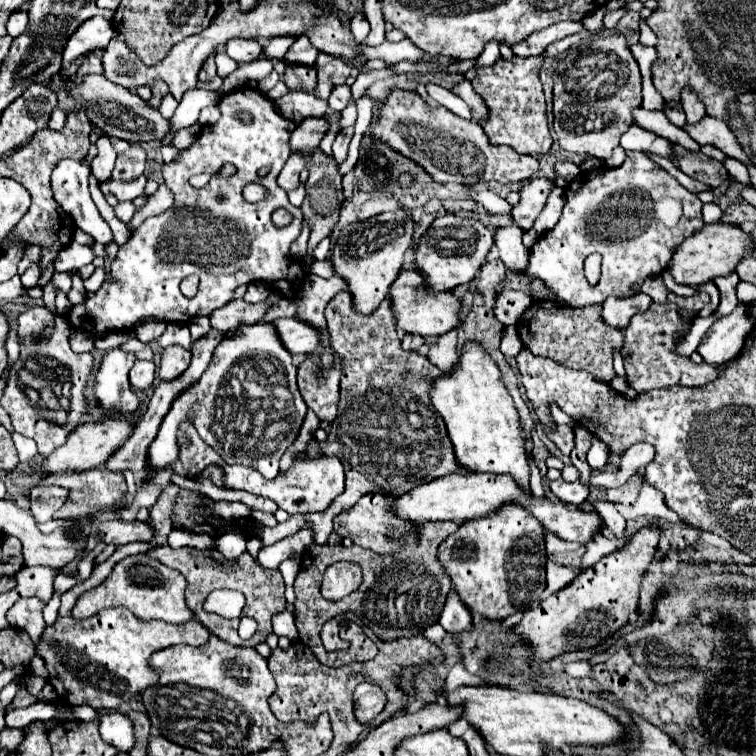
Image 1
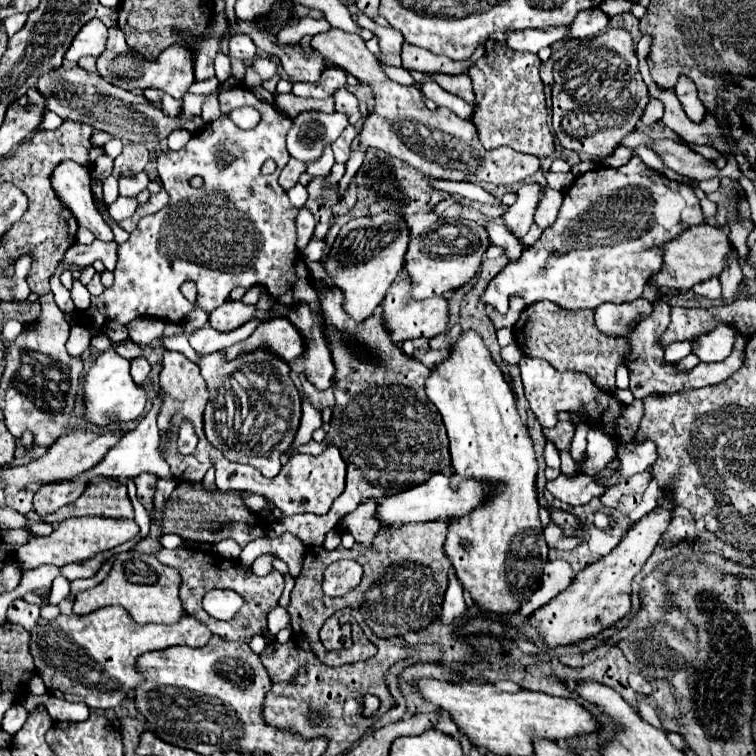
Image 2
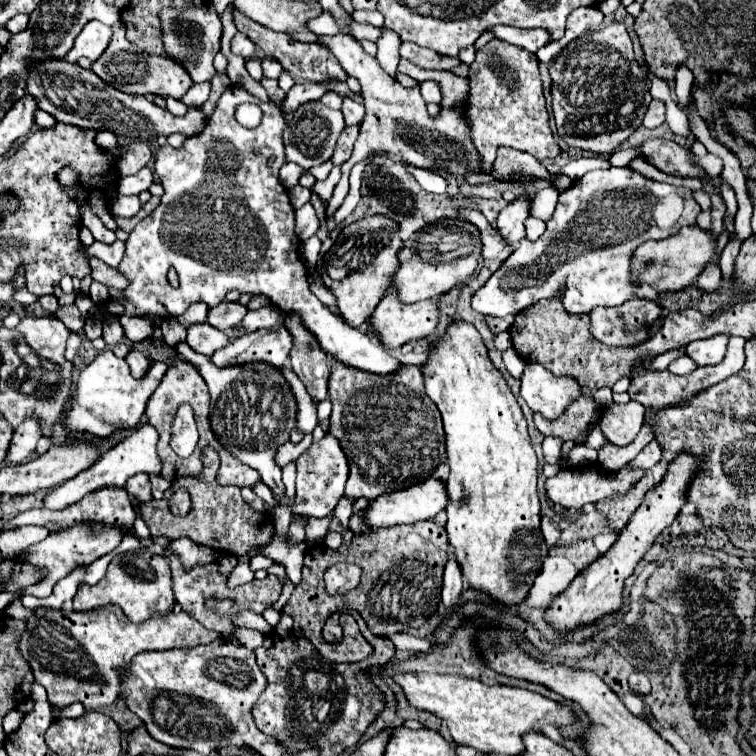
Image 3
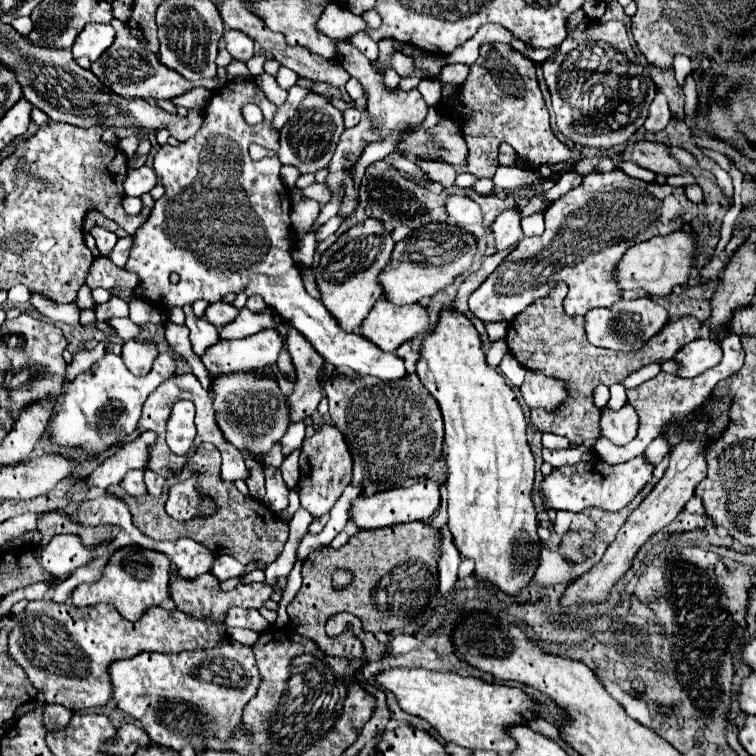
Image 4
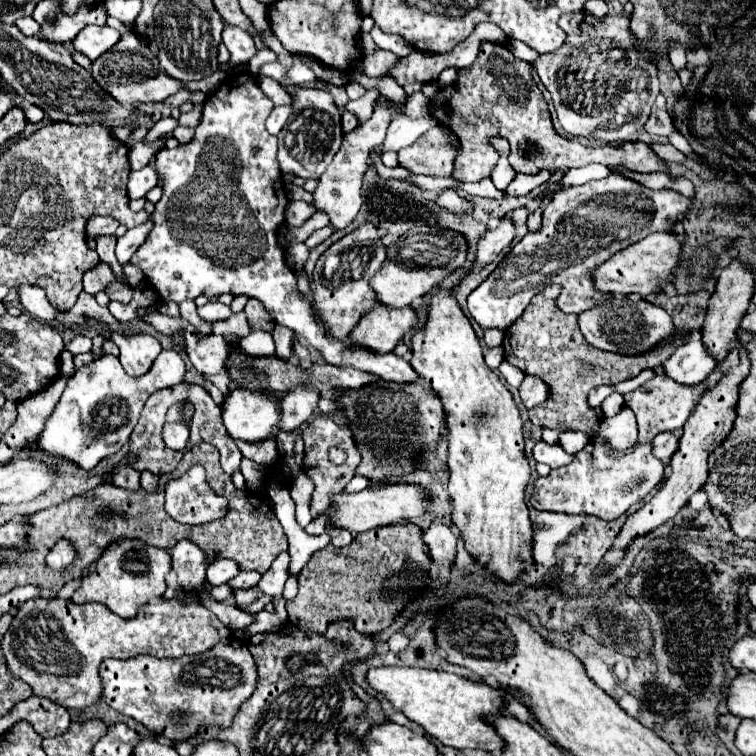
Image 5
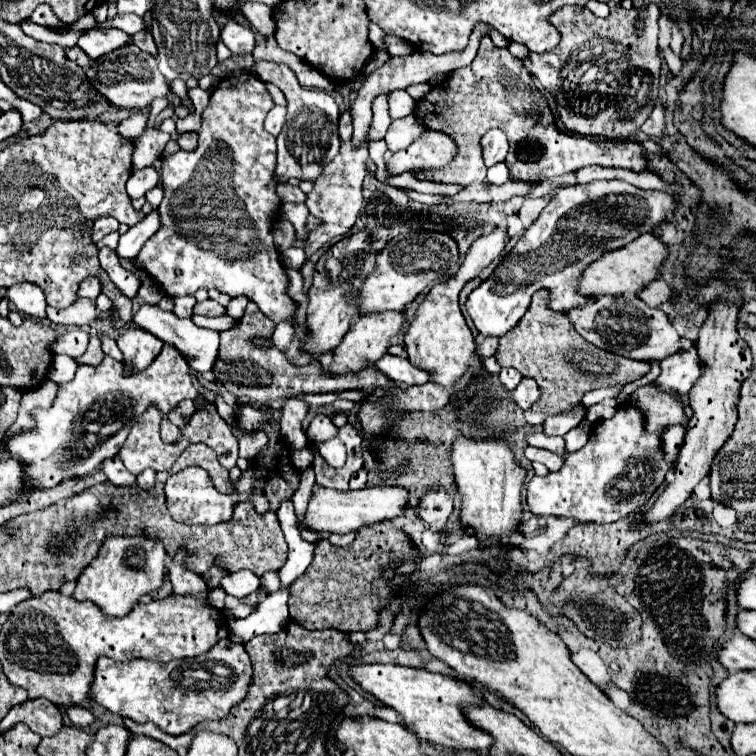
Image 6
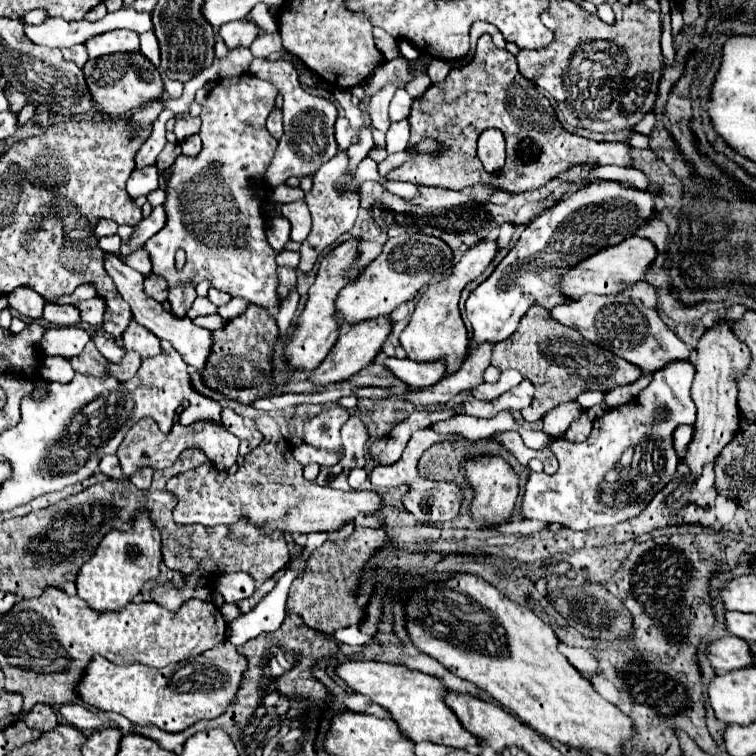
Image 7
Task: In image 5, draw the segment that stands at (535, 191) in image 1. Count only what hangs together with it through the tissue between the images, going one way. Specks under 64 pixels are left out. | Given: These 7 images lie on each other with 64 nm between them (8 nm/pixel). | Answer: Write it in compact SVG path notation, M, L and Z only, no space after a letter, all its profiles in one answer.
M506 216L500 220L500 224L492 230L488 230L480 242L478 242L478 250L476 250L476 262L472 270L480 270L482 266L486 266L488 262L492 262L504 248L510 246L510 242L516 238L516 228L514 222Z

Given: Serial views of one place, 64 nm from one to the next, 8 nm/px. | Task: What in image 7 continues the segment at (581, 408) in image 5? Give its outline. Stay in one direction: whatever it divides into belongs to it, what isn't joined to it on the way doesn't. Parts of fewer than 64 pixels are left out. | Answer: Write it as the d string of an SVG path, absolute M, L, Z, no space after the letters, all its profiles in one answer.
M532 304L526 316L520 320L520 328L508 338L494 346L492 364L500 370L516 368L524 378L534 382L534 402L522 410L526 422L542 420L546 412L562 402L576 400L586 390L612 390L616 386L632 384L642 376L642 370L624 358L584 340L574 328L568 328L554 320L548 310Z

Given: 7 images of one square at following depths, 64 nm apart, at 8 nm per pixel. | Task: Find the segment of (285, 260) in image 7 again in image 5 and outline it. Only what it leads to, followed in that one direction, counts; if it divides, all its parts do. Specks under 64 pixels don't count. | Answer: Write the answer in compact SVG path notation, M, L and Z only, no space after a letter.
M304 242L292 244L292 246L288 248L288 262L292 264L292 268L302 270L302 266L304 266L306 260L308 260L308 254L310 254L310 250L308 250L308 246L306 246Z

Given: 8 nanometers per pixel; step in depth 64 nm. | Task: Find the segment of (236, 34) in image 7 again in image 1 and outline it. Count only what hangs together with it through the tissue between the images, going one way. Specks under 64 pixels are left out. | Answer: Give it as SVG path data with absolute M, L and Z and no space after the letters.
M232 38L226 44L226 52L236 62L254 62L262 56L262 44L258 40L246 40L246 38Z

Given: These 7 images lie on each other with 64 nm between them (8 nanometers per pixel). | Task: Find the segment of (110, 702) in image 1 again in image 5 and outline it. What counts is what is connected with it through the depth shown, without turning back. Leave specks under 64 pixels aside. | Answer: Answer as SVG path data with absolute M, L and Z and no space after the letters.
M36 598L24 602L8 632L2 640L2 652L8 662L8 668L12 674L28 682L34 690L34 696L48 698L64 708L82 710L92 704L96 704L102 696L102 678L100 678L100 664L106 658L134 658L138 654L152 654L152 656L164 656L164 658L178 658L184 654L200 654L210 648L214 648L220 642L222 634L218 630L216 616L198 604L180 604L178 600L158 600L152 604L144 604L140 608L138 616L132 620L124 620L110 612L104 604L92 602L92 604L74 604L72 600L62 598Z

